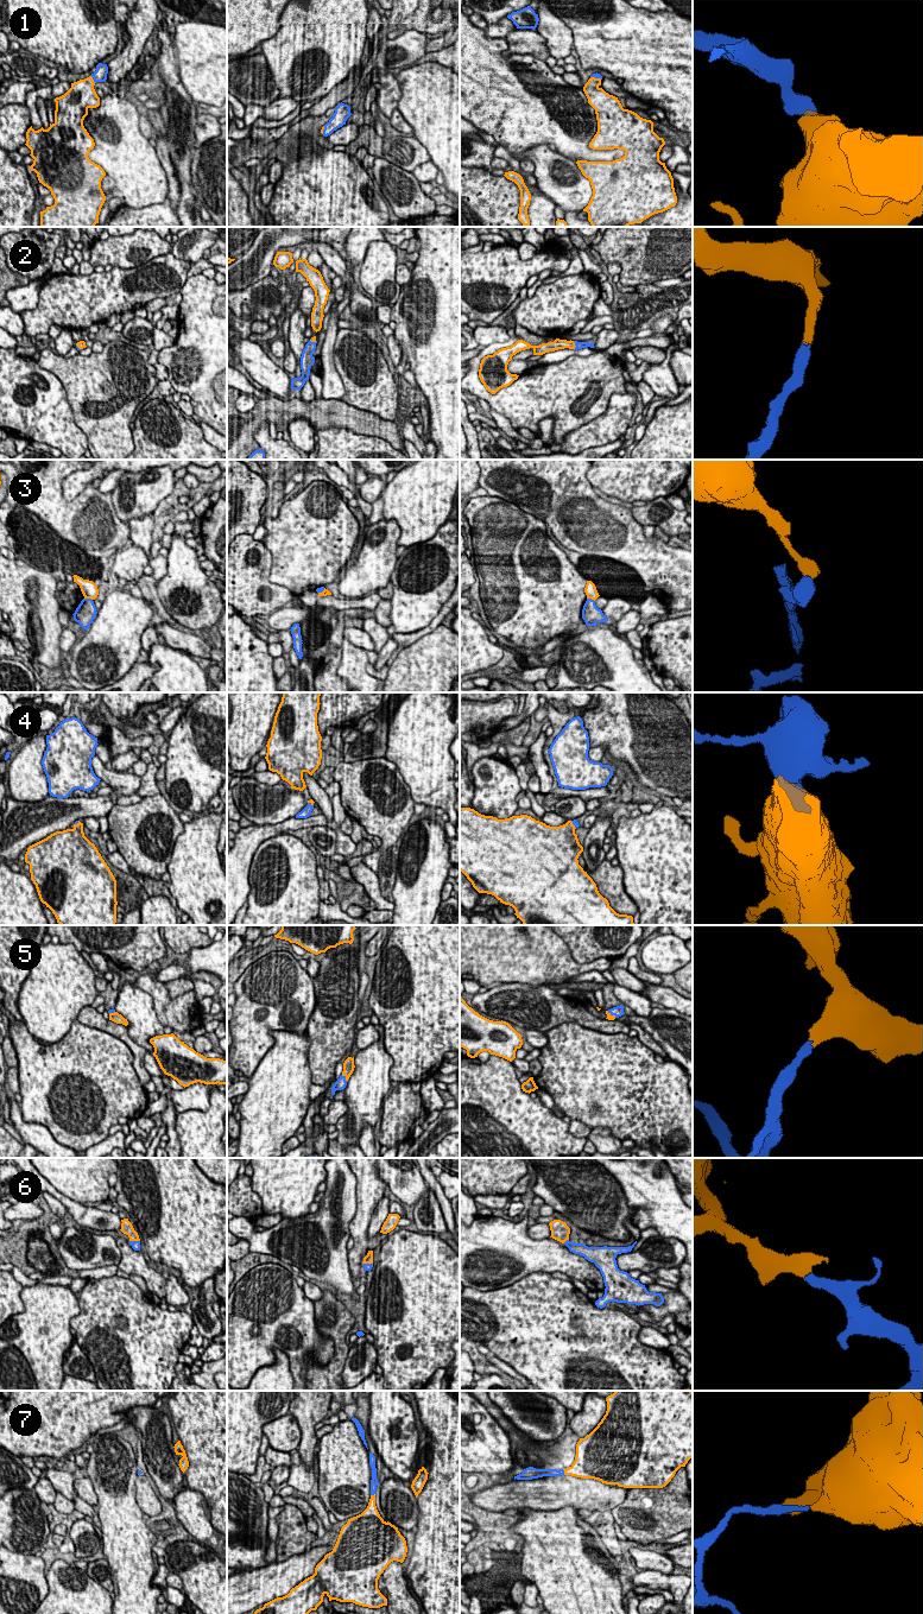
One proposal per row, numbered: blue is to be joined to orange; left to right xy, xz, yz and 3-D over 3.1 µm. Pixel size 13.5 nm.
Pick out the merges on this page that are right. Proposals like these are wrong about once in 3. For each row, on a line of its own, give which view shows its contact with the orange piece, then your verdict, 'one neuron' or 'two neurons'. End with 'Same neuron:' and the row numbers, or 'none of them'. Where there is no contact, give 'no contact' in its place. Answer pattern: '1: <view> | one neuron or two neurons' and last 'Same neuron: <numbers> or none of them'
1: xy | one neuron
2: yz | one neuron
3: xy | two neurons
4: yz | one neuron
5: xz | one neuron
6: xy | one neuron
7: yz | one neuron
Same neuron: 1, 2, 4, 5, 6, 7

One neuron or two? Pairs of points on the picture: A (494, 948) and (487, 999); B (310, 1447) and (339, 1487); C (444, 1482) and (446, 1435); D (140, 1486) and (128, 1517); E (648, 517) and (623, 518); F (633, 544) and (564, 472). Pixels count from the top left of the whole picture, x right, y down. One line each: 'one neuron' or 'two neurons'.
A: two neurons
B: two neurons
C: one neuron
D: two neurons
E: two neurons
F: one neuron

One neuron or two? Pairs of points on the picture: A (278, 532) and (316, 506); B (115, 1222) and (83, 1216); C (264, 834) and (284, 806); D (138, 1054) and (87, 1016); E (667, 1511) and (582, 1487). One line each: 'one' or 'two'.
A: one
B: one
C: two
D: one
E: two

